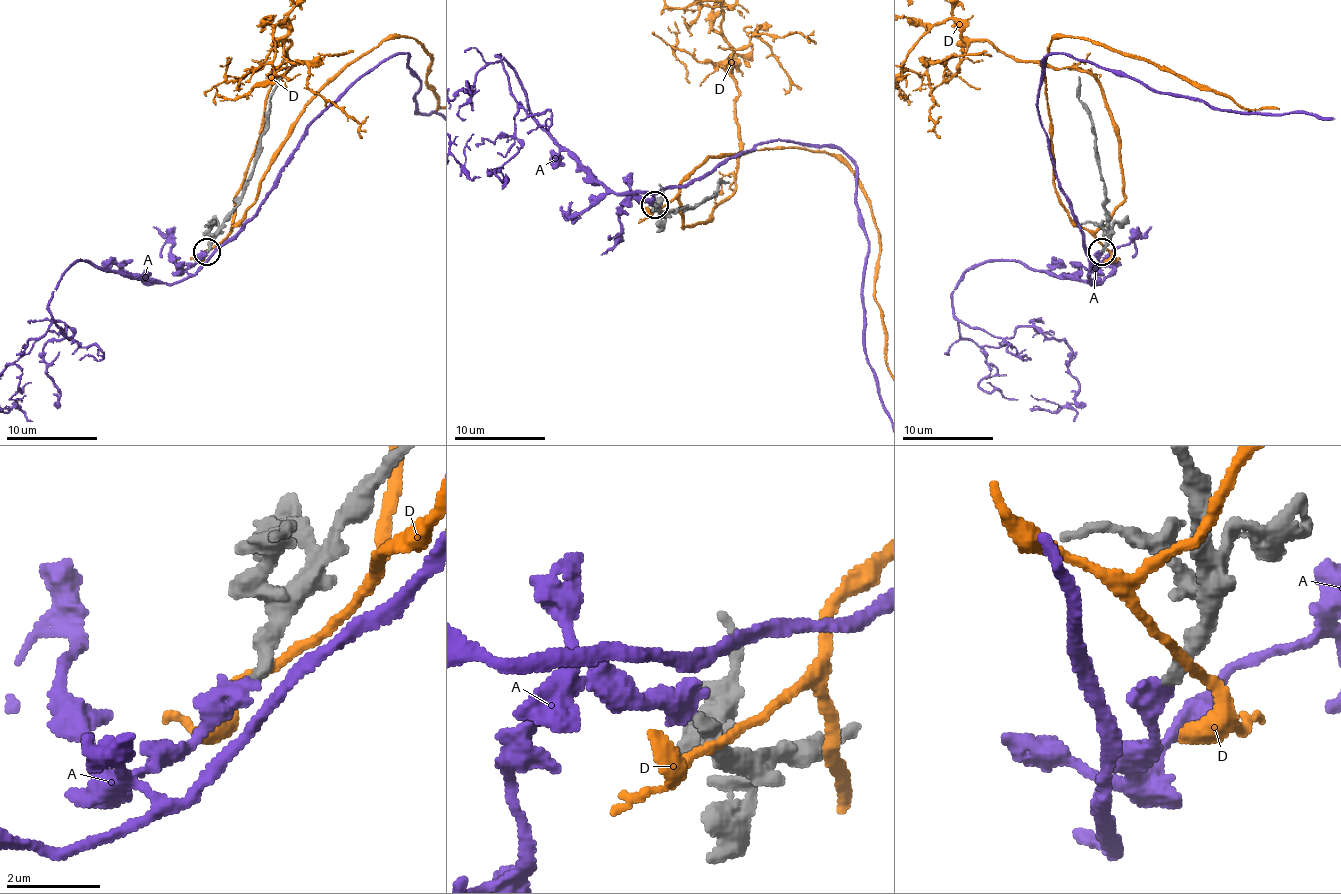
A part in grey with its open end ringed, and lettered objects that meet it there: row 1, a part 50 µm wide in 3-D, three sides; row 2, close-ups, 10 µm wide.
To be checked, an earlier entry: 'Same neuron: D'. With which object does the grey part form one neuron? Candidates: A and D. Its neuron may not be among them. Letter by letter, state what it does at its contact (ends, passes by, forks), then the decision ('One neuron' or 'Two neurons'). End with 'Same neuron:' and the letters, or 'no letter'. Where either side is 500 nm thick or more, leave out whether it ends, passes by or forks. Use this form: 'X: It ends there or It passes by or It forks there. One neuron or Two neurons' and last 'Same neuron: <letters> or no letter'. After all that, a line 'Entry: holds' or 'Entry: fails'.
A: It ends there. Two neurons
D: It passes by. Two neurons
Same neuron: no letter
Entry: fails

